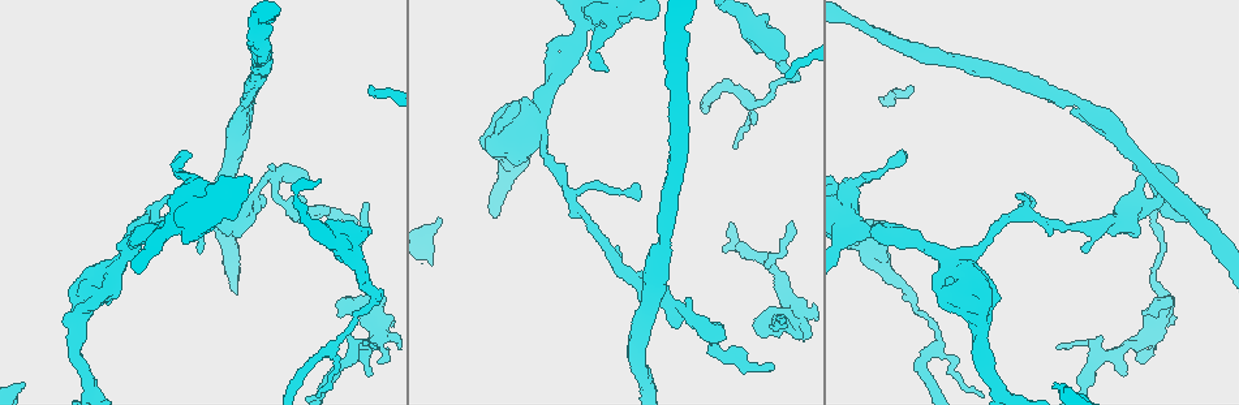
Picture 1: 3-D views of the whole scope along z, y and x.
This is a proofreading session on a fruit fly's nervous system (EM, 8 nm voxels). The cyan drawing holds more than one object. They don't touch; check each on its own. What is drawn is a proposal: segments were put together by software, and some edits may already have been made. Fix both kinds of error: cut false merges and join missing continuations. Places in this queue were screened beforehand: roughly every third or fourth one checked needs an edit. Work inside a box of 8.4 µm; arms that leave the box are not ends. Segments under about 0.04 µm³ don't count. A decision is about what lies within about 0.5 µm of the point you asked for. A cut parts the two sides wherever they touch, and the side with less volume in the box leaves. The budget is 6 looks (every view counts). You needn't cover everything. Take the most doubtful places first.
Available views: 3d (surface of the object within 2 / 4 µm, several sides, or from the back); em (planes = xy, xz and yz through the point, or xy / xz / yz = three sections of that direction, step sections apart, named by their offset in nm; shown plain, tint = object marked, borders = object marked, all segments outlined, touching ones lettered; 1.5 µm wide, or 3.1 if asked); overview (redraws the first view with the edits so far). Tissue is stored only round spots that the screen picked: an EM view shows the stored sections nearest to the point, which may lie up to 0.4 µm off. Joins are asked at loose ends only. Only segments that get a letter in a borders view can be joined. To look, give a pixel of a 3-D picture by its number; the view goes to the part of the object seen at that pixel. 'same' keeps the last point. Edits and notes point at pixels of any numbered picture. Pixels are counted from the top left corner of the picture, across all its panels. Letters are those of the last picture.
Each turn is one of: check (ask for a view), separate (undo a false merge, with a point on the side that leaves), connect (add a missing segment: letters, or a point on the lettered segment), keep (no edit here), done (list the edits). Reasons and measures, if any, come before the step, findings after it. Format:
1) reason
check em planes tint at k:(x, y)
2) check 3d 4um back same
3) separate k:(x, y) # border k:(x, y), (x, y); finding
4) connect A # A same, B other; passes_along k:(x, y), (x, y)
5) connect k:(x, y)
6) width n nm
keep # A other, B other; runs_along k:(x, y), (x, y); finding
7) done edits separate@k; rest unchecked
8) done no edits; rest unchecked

an open end
check em planes borders at 1:(369, 375)

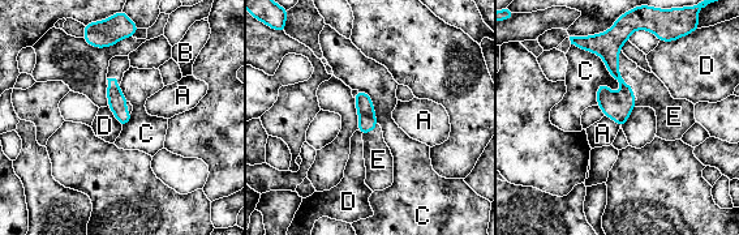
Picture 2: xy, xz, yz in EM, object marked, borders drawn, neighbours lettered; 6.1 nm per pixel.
width 110 nm; longest_contact C 400 nm
connect E # A other, B other, C other, D other, E same; the neuron continues

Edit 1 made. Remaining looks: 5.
check 3d 4um at 1:(782, 68)

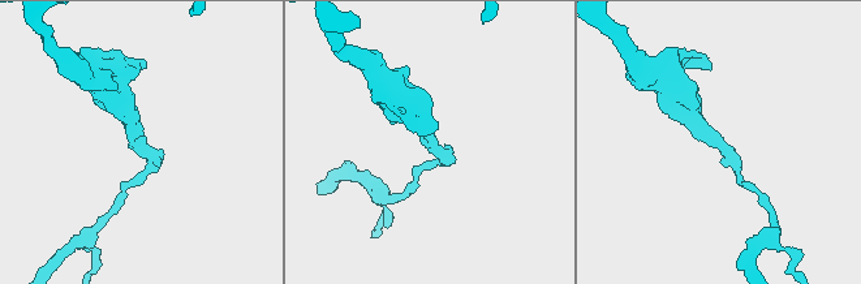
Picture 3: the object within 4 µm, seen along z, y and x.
check em planes plain at 3:(433, 147)

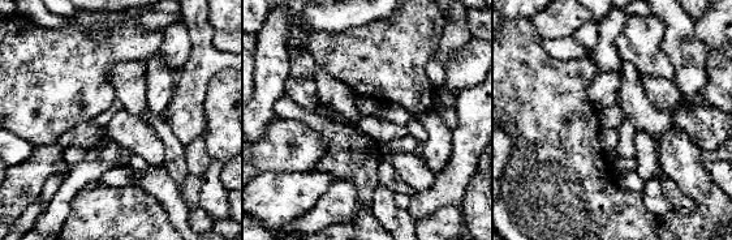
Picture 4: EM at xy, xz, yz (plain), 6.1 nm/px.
check em planes borders same

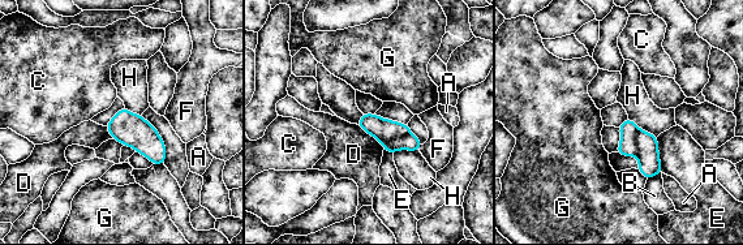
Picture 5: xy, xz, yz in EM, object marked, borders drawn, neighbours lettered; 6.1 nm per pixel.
separate 5:(411, 142) # A other, B other, C other, D other, E other, F other, G other, H other; a second neuron is stuck on

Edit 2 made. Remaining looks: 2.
check overview

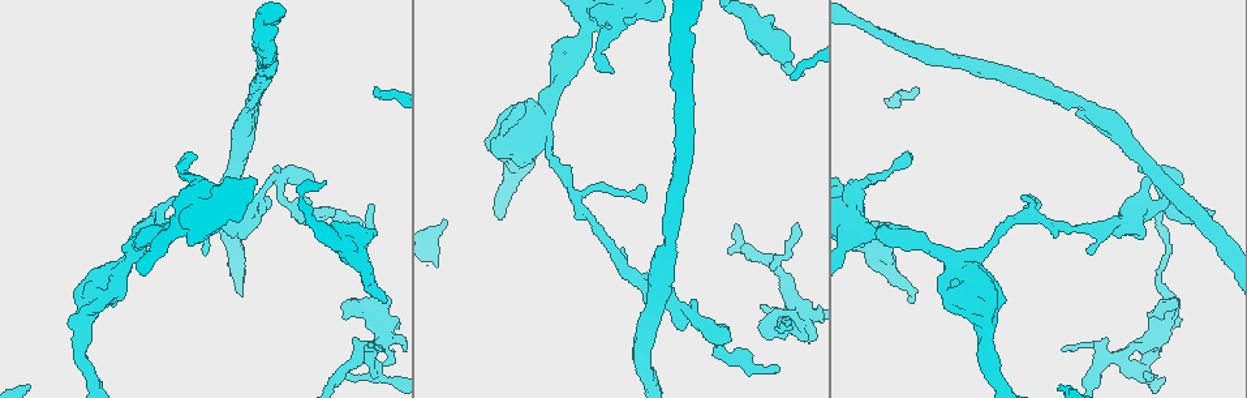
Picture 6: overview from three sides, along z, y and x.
check em planes borders at 6:(986, 322)

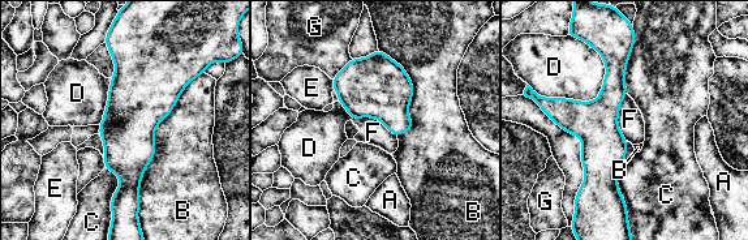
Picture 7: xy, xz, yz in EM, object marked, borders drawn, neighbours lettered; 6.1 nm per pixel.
longest_contact B 950 nm
keep # A other, B other, C other, D other, E other, F other, G other; runs_along 7:(598, 47), (613, 61), (609, 204); continuous, no second neuron

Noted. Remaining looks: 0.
done edits connect@2, separate@5; rest unchecked

